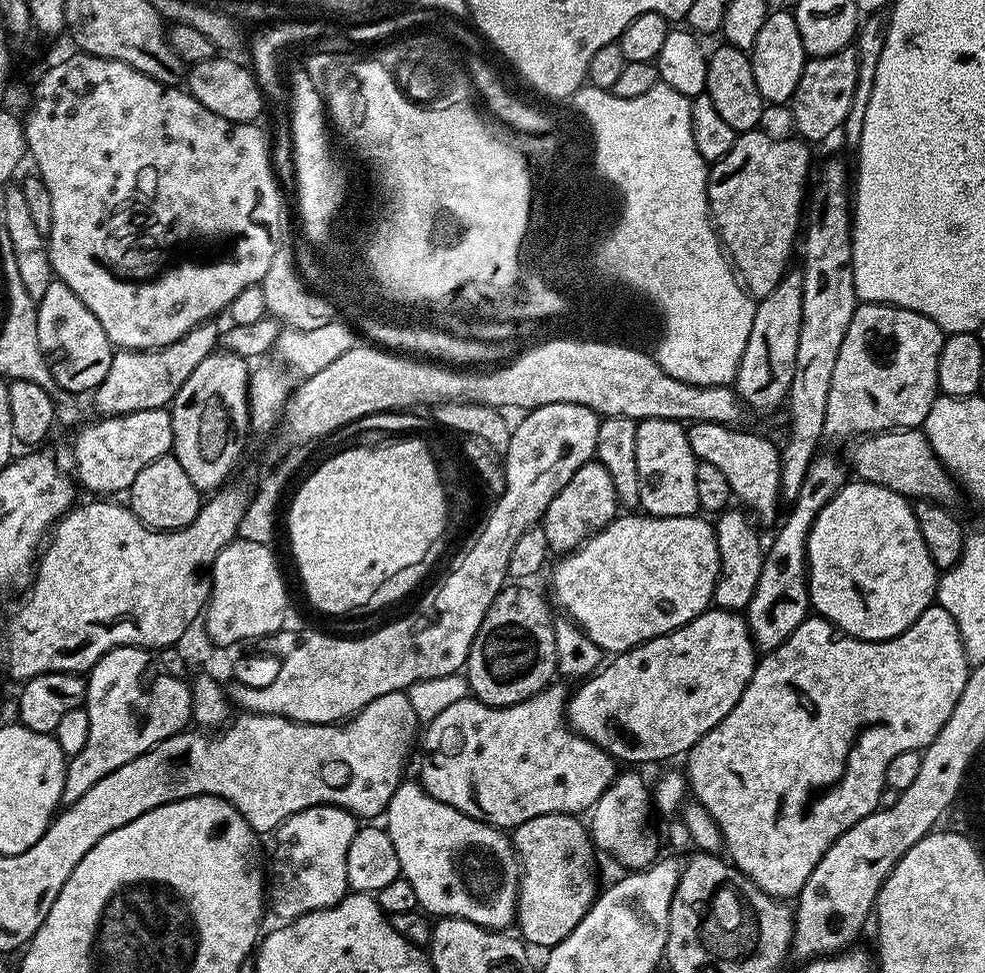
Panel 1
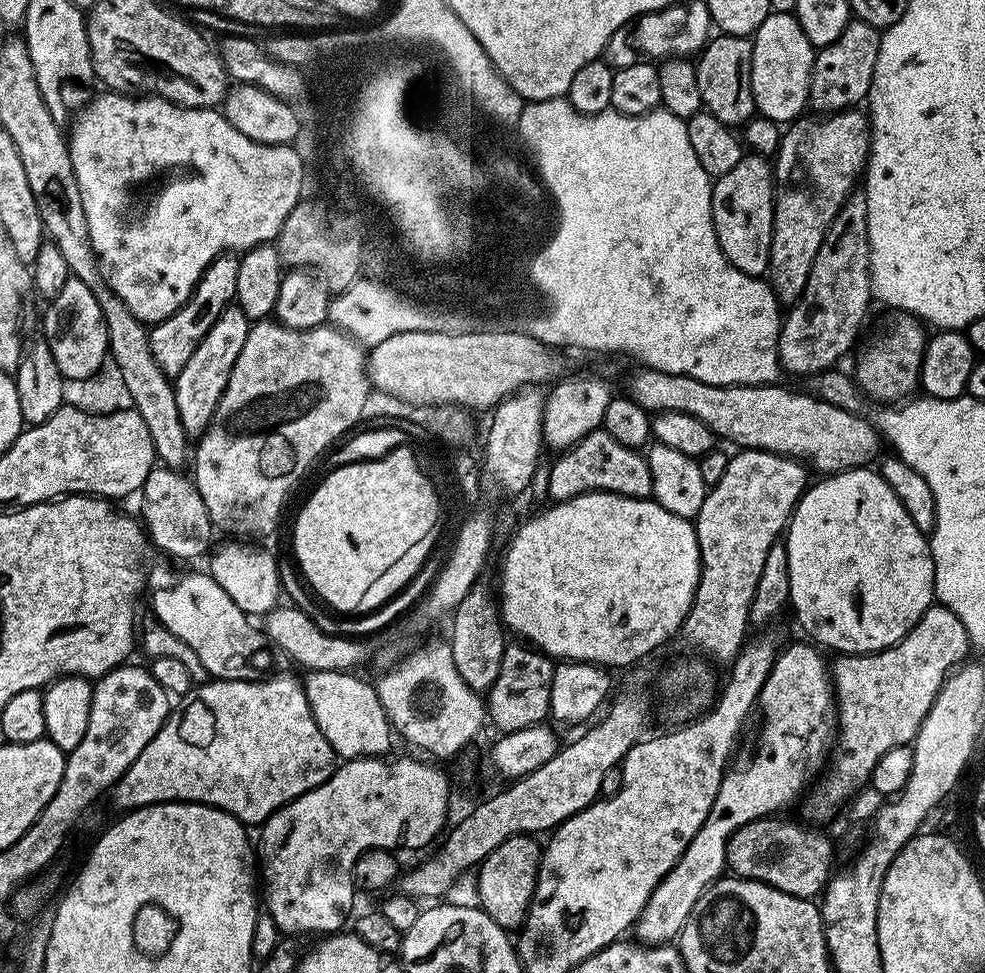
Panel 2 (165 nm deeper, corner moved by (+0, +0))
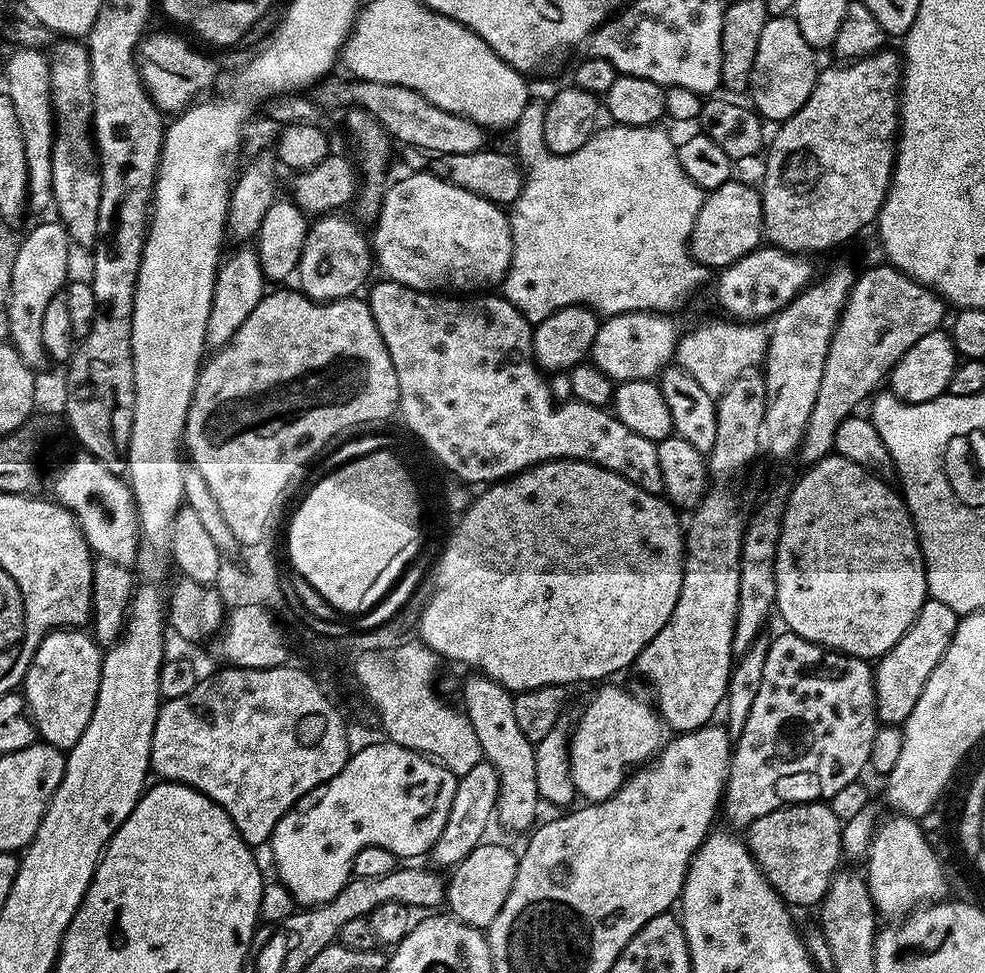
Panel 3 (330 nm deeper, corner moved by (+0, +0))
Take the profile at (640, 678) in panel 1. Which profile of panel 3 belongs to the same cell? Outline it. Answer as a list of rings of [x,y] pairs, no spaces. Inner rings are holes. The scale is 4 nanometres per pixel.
[[[481,762],[457,779],[454,802],[450,802],[450,814],[446,818],[446,826],[442,826],[442,834],[438,834],[438,842],[434,842],[430,853],[433,865],[441,864],[436,866],[445,868],[444,870],[451,869],[463,862],[482,843],[488,823],[493,823],[494,820],[498,794],[499,776],[494,766],[487,762]]]

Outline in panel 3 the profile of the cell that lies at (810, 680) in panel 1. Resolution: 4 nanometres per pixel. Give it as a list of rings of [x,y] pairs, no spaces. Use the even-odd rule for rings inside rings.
[[[931,598],[925,600],[922,610],[918,610],[918,618],[914,618],[906,634],[902,634],[896,645],[875,661],[872,681],[876,691],[876,719],[881,725],[900,726],[906,718],[910,718],[910,710],[914,710],[918,702],[918,694],[922,694],[922,686],[926,686],[926,678],[934,674],[934,666],[938,666],[942,654],[946,654],[946,646],[950,646],[954,638],[957,619],[958,613],[950,610],[950,606],[945,606],[943,602]]]

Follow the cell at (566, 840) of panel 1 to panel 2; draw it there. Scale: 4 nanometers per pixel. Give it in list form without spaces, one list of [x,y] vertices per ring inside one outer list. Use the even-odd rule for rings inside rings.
[[[531,835],[511,836],[498,846],[478,866],[476,876],[476,896],[479,907],[498,926],[505,930],[519,930],[524,926],[524,919],[536,889],[536,875],[540,869],[541,845],[535,844]]]

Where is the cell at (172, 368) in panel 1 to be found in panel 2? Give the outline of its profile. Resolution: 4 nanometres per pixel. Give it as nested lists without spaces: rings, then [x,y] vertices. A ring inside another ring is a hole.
[[[239,255],[219,256],[204,271],[198,286],[192,291],[192,297],[170,318],[148,328],[150,354],[154,354],[154,362],[158,362],[158,366],[169,378],[175,378],[178,374],[182,374],[182,366],[186,366],[186,362],[190,362],[190,357],[194,354],[194,350],[198,350],[202,338],[206,338],[206,334],[210,334],[210,326],[214,326],[214,322],[218,322],[220,315],[235,301],[238,290],[239,265]]]

